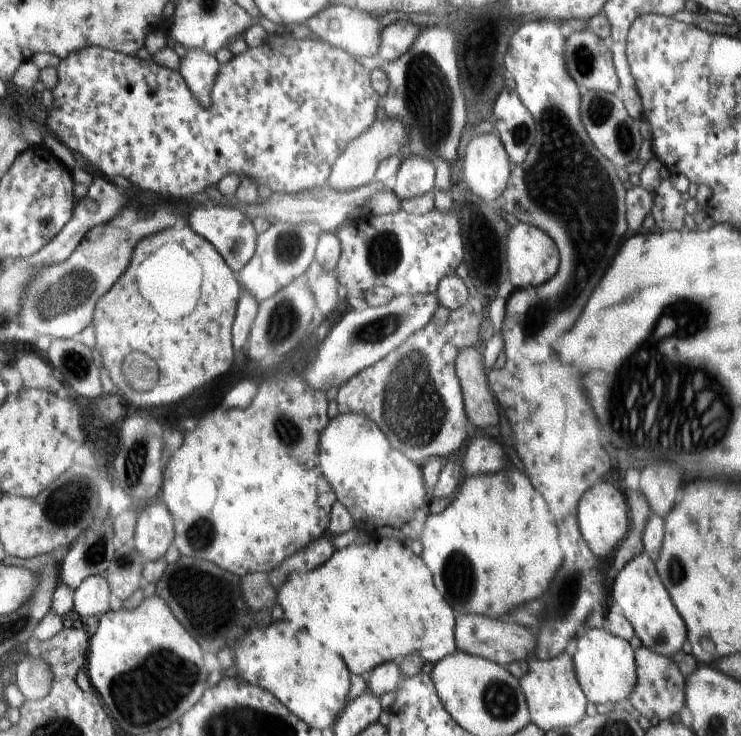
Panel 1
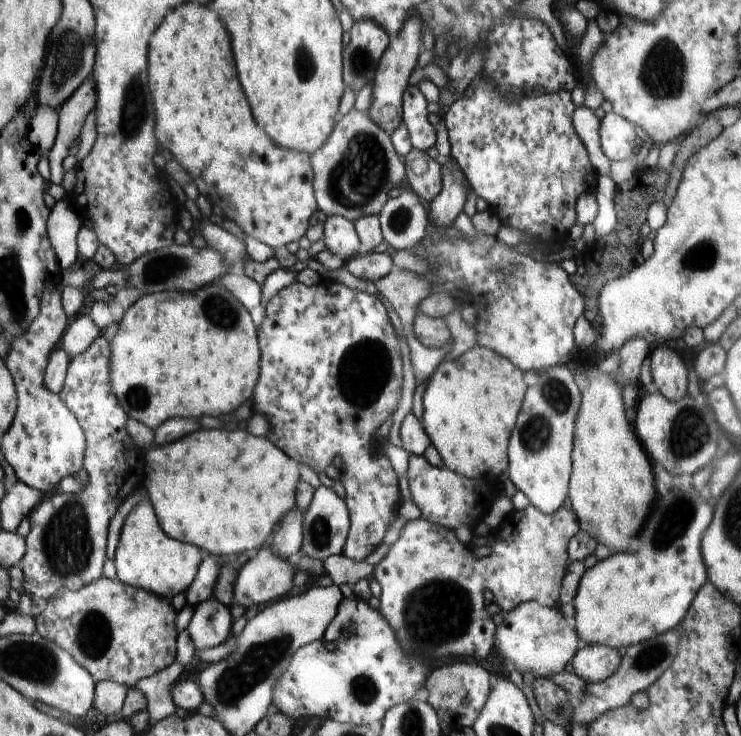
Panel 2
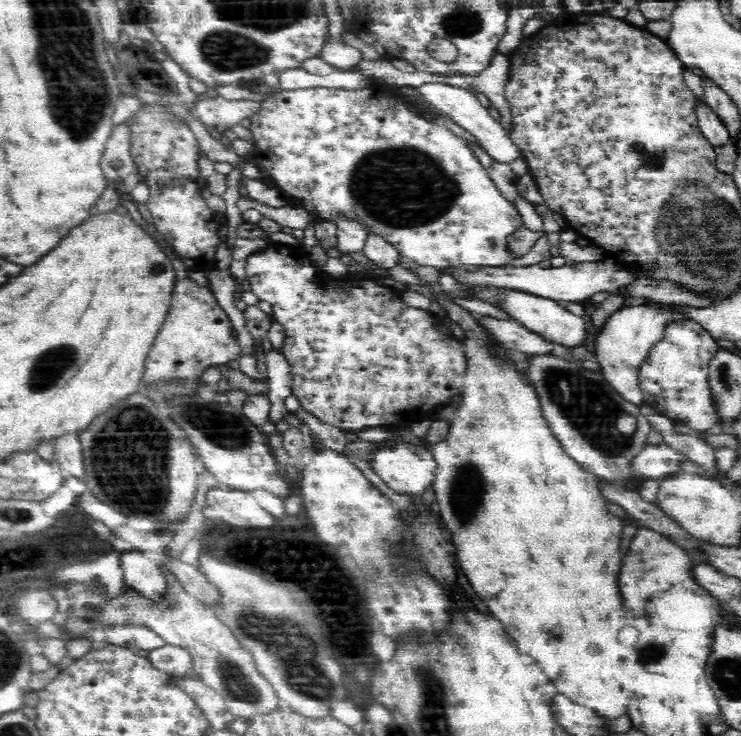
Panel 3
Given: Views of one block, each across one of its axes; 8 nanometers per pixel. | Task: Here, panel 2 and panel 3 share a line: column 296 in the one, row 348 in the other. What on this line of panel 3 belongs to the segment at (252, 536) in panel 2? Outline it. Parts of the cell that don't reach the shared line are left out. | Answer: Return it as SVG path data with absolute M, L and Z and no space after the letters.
M466 338L466 348L464 356L468 356L468 372L466 372L466 386L464 386L464 398L462 406L458 408L458 416L452 422L452 428L448 431L446 444L440 441L430 446L432 455L436 459L436 476L434 476L433 486L436 492L436 504L440 508L440 518L444 524L448 524L448 530L454 534L452 544L456 544L458 550L458 564L464 568L464 574L468 582L472 584L472 590L478 598L490 598L482 600L490 612L508 628L506 632L510 634L523 649L532 656L534 660L544 669L548 678L558 689L559 694L563 694L578 704L582 704L595 710L600 716L607 716L608 720L628 716L628 704L624 704L624 682L628 680L628 674L632 676L634 668L624 668L624 656L628 652L636 652L635 646L624 646L618 642L618 632L624 622L624 612L622 612L622 600L620 600L620 588L618 588L618 574L620 574L620 532L623 532L621 520L608 511L608 502L596 488L596 475L584 470L576 460L566 454L561 442L554 436L549 427L548 421L543 417L543 409L535 388L526 382L526 378L518 376L518 372L512 366L512 360L492 360L490 354L484 350L482 344L470 342Z

